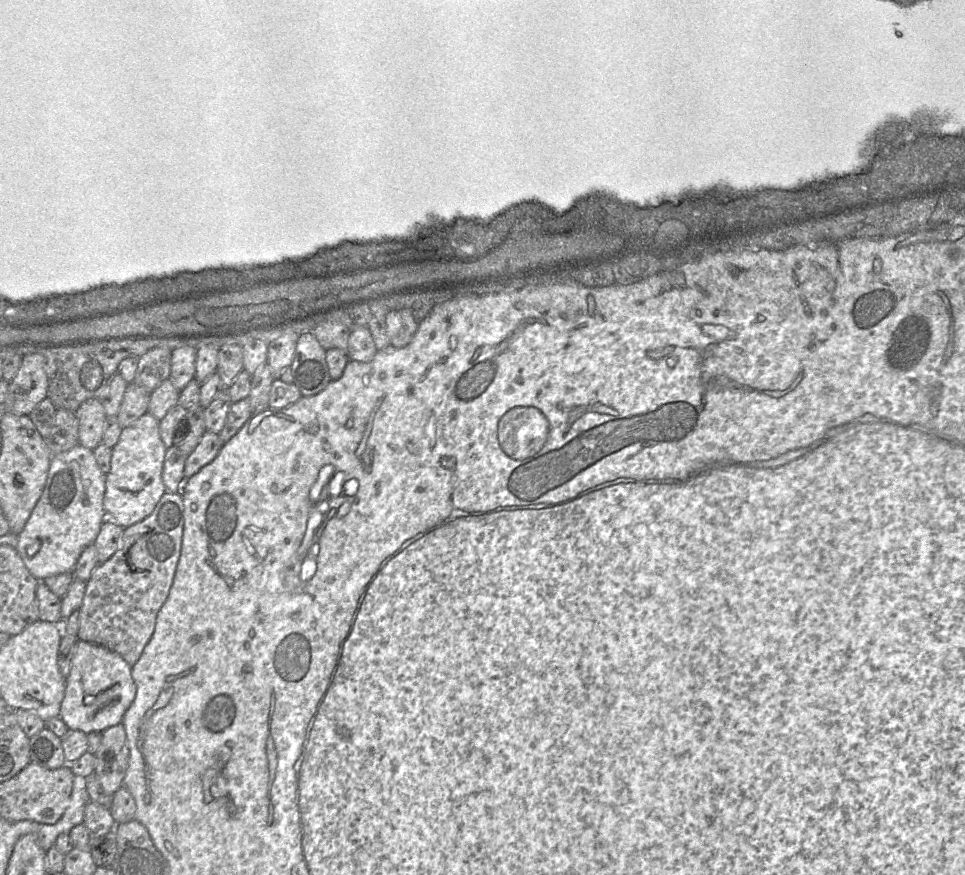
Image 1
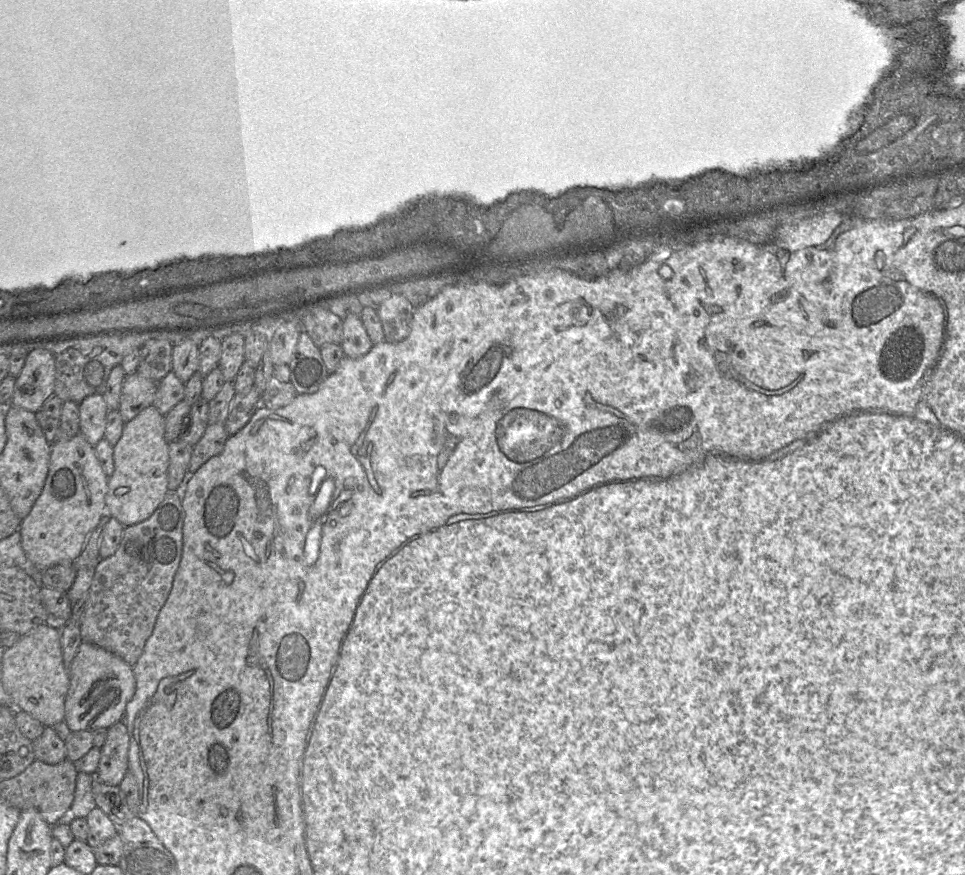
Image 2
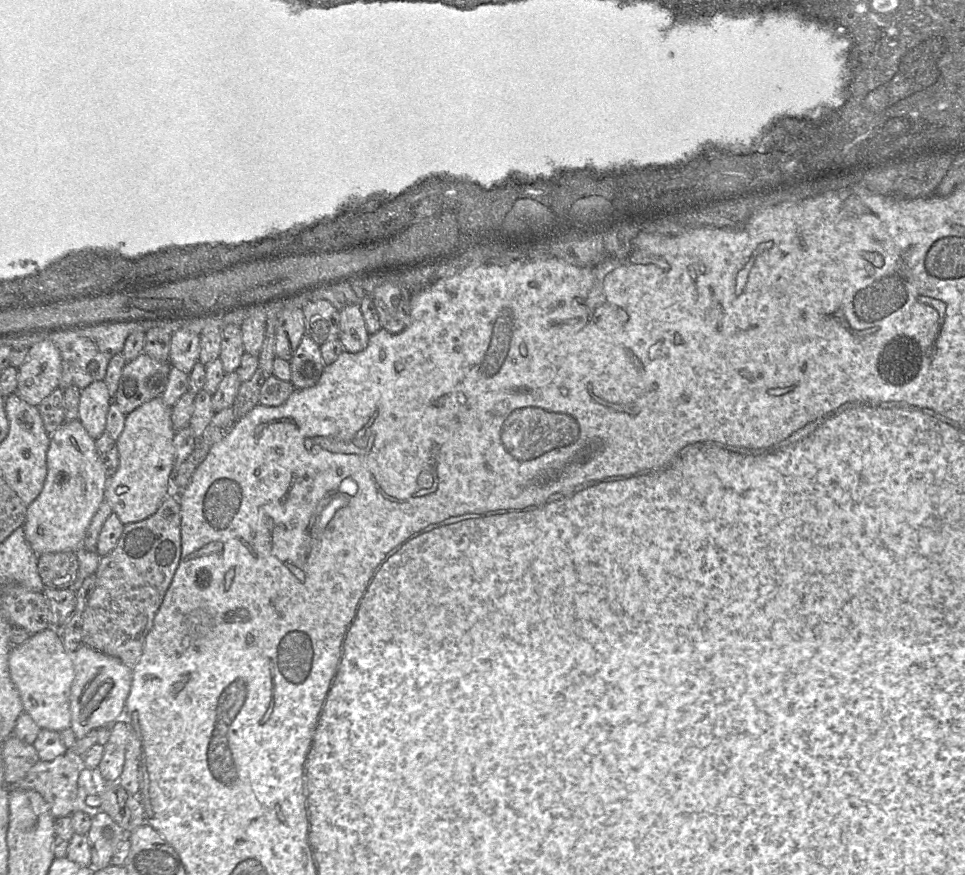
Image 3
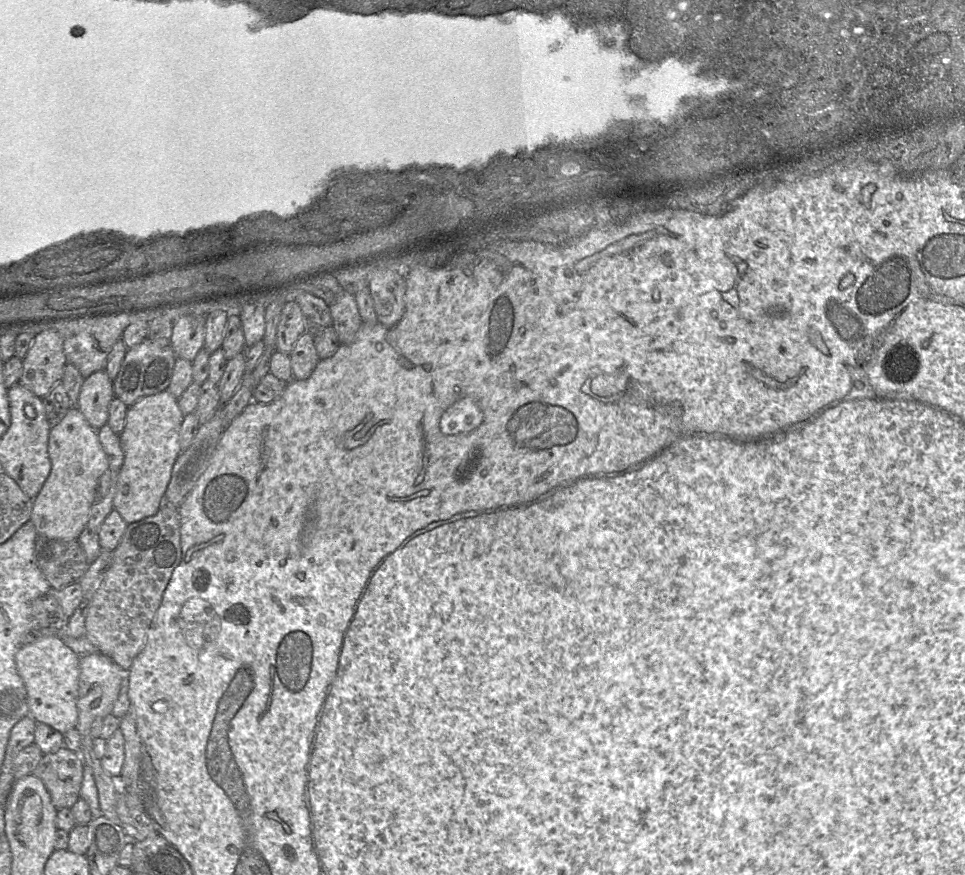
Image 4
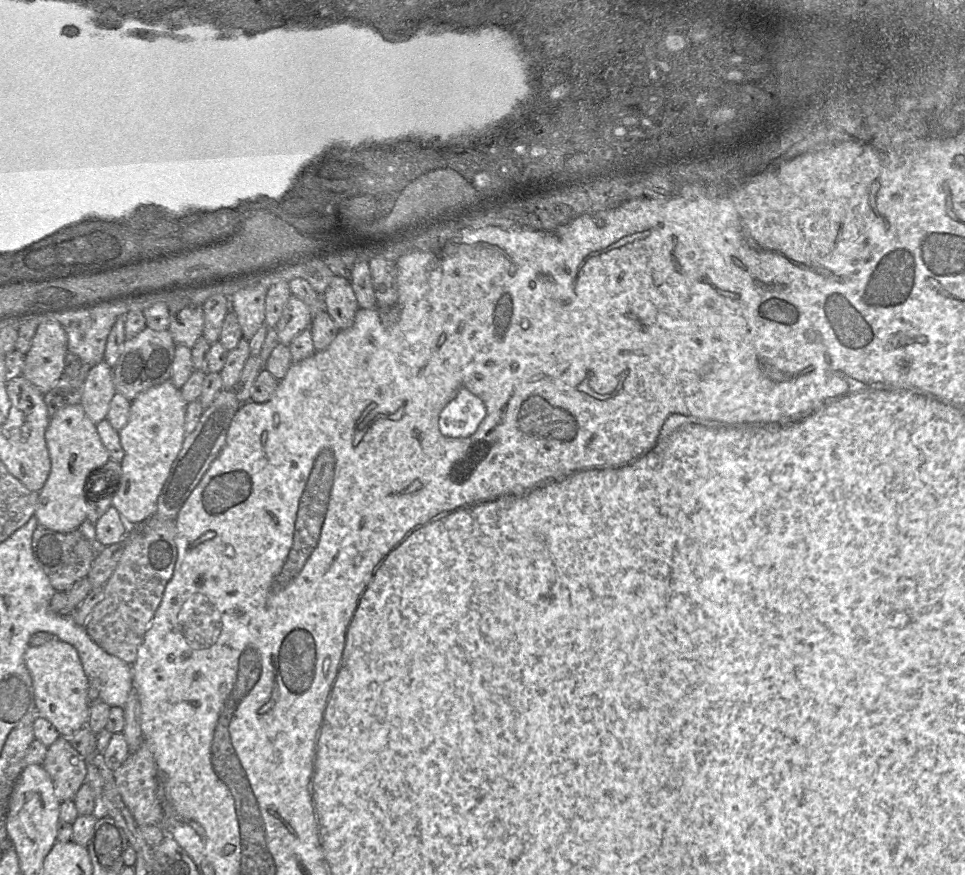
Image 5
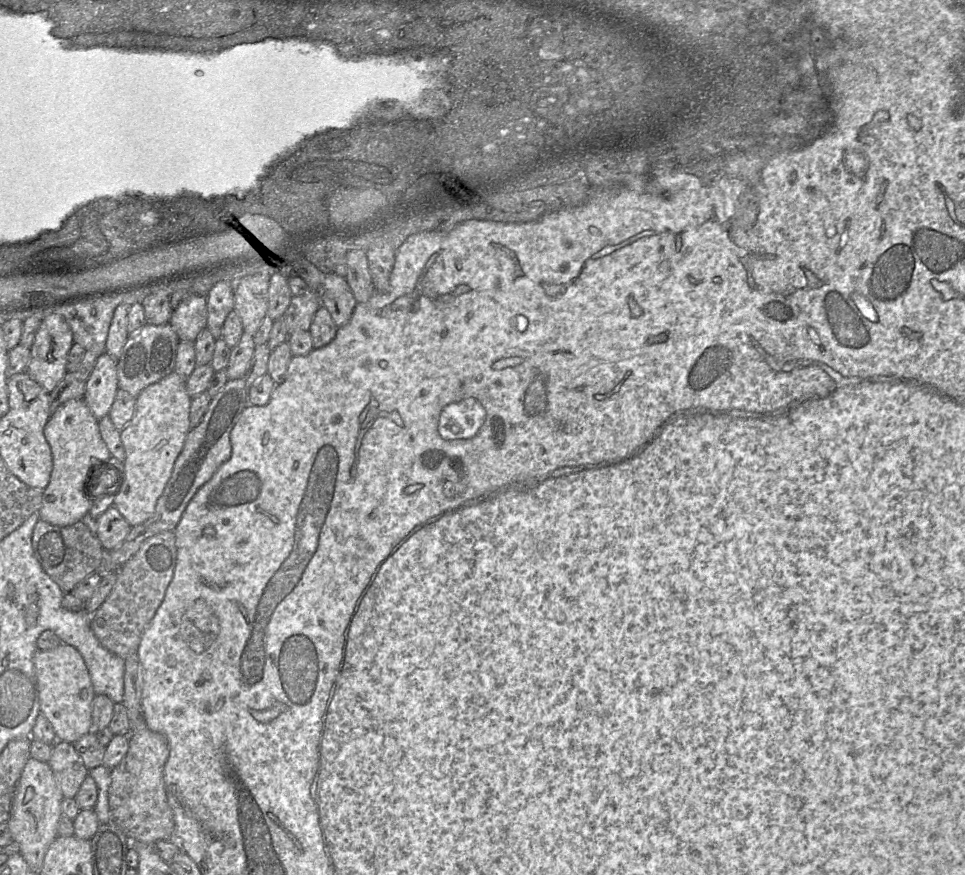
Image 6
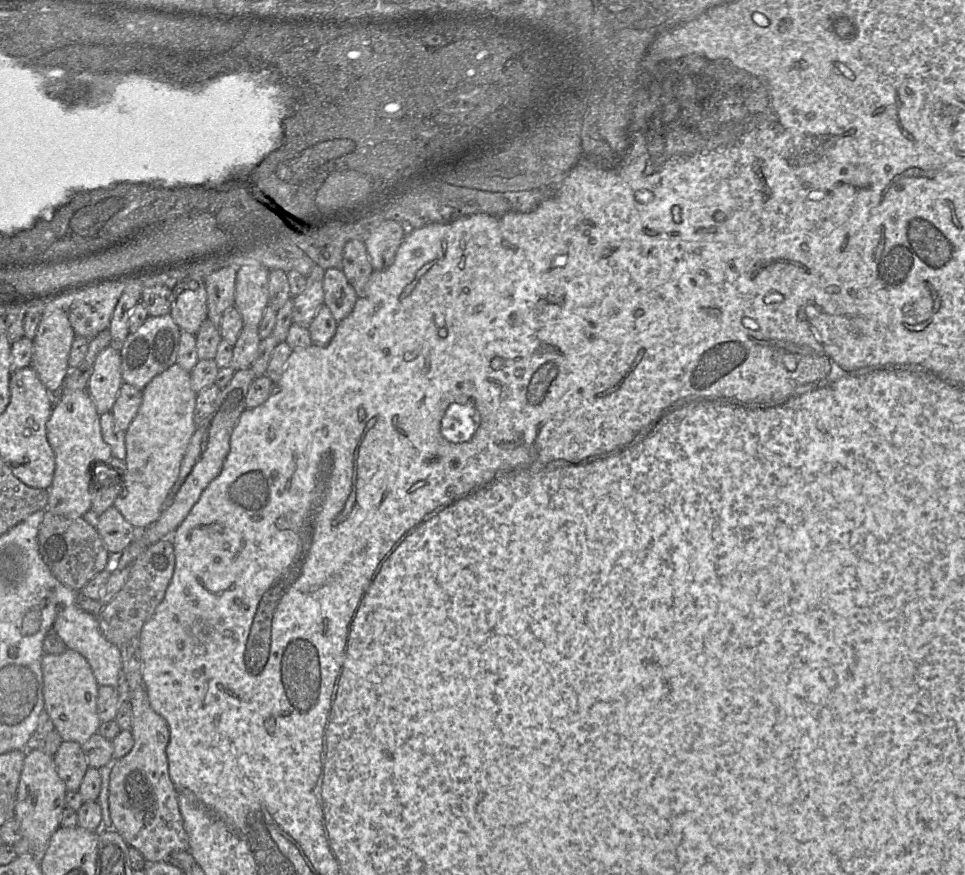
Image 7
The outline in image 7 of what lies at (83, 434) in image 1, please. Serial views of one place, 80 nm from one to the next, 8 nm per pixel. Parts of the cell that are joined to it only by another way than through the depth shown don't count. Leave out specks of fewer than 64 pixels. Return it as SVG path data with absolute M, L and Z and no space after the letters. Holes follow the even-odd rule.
M109 345L97 356L87 385L99 415L112 410L122 384L120 351Z

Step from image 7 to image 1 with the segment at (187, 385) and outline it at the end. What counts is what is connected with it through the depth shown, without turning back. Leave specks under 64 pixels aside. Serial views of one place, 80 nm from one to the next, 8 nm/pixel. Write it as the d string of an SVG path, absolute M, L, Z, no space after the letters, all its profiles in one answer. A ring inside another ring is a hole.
M146 412L122 429L118 442L112 448L111 468L105 479L104 509L106 519L122 528L148 517L166 493L162 473L167 448L160 436L159 423L153 415Z

